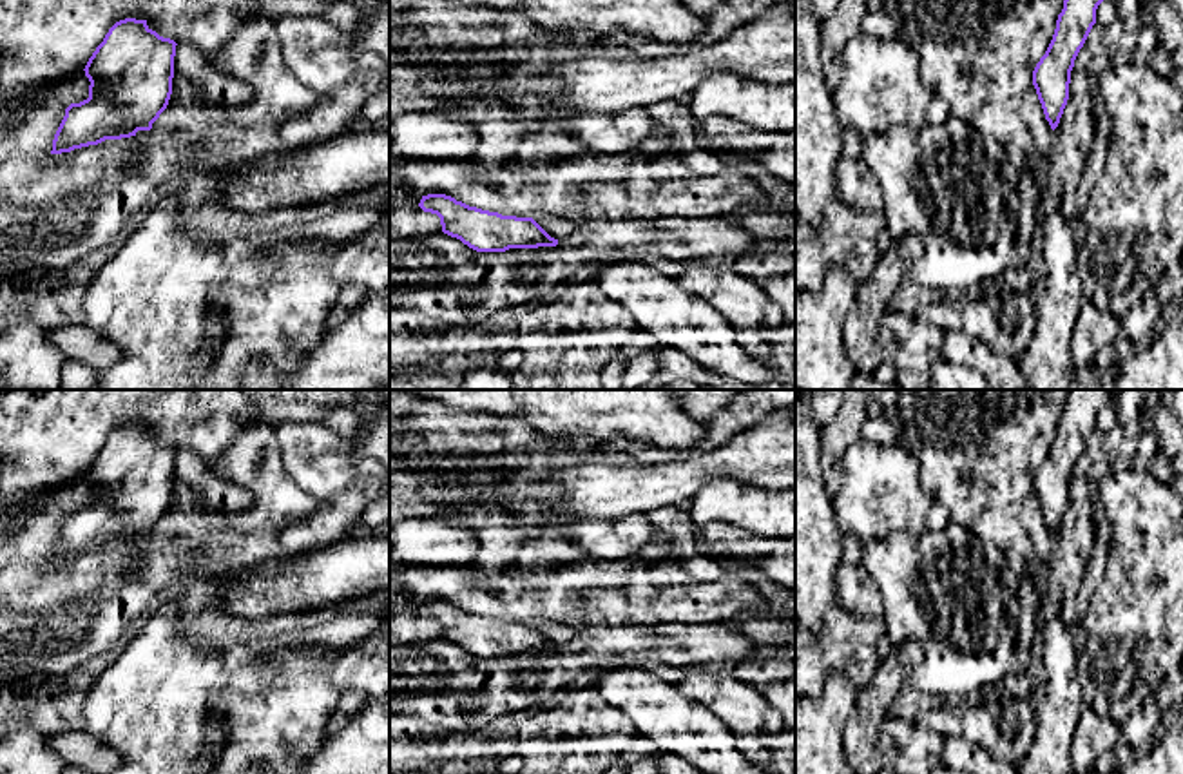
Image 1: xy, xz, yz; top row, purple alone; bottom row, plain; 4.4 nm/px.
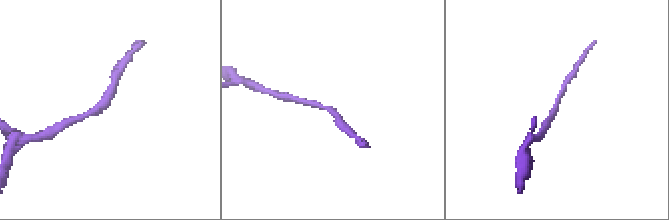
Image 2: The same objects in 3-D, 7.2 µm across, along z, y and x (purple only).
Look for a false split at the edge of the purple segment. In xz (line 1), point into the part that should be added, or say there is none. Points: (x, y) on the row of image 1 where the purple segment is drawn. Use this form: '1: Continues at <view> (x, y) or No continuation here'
1: No continuation here

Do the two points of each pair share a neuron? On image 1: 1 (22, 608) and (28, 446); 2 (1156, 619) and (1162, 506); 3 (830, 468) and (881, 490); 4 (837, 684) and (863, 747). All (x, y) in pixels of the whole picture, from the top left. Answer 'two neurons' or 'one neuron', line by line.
1: two neurons
2: one neuron
3: two neurons
4: two neurons

